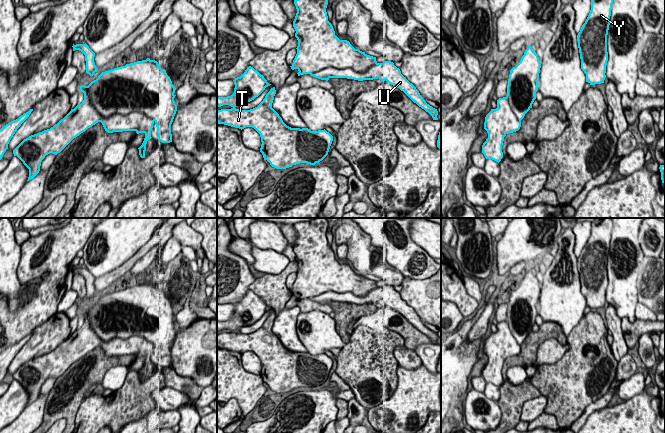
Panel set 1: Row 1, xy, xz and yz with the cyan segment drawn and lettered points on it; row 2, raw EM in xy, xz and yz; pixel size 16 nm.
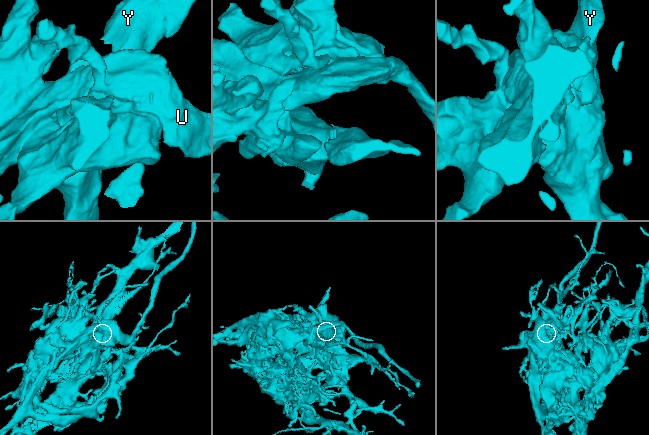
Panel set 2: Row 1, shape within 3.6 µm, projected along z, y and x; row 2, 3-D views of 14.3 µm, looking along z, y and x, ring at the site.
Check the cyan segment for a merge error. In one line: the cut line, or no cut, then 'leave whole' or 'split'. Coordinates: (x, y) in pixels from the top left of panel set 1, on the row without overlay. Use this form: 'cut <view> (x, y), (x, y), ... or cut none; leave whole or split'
cut xy (84, 319), (103, 340), (142, 336), (153, 345); split

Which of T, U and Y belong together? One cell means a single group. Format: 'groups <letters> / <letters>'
groups T Y / U

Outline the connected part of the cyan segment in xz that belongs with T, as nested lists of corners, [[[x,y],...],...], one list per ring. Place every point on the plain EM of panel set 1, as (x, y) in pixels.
[[[275,311],[263,325],[250,334],[221,333],[217,335],[217,347],[244,353],[254,352],[261,361],[260,376],[264,384],[276,393],[286,393],[300,387],[315,389],[329,376],[333,360],[324,354],[291,352],[272,332]]]

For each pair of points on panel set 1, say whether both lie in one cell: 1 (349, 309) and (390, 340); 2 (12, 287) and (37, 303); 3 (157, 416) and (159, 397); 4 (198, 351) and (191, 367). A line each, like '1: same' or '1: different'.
1: different
2: different
3: different
4: same

